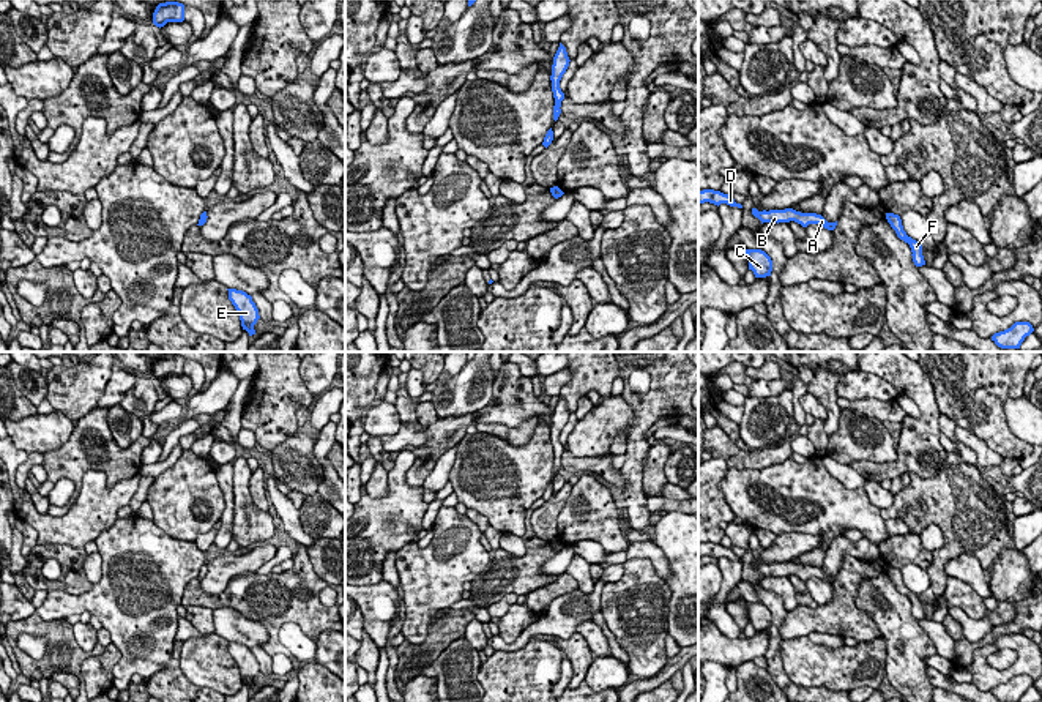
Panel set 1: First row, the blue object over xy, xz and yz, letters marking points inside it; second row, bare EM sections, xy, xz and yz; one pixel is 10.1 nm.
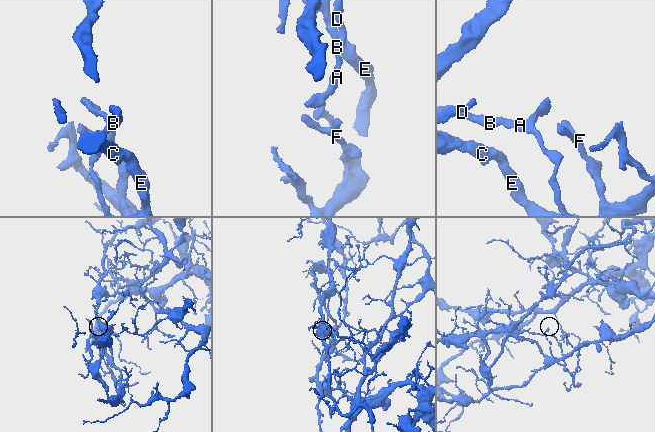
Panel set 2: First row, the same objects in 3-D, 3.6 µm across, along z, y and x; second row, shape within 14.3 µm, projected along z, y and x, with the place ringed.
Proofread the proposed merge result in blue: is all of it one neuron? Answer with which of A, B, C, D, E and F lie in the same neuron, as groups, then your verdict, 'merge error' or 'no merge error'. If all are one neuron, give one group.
A C E F / B D | merge error

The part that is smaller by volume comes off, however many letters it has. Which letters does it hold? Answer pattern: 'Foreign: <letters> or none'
Foreign: B, D

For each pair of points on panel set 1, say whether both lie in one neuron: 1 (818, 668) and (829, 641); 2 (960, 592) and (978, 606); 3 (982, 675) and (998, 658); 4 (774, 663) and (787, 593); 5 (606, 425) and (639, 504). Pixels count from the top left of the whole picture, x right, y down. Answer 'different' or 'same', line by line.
1: different
2: same
3: different
4: different
5: different

